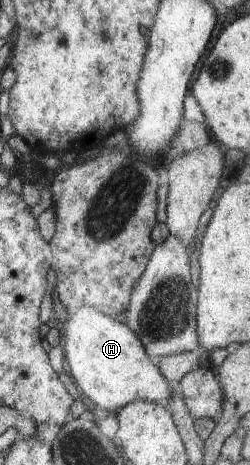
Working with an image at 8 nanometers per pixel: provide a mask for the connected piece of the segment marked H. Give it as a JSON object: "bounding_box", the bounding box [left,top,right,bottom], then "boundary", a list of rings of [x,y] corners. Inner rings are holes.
{"bounding_box":[64,307,177,411],"boundary":[[[81,307],[74,315],[68,316],[65,323],[66,340],[64,357],[66,371],[71,376],[80,394],[87,396],[98,408],[115,411],[135,401],[151,401],[158,404],[168,403],[172,392],[177,387],[168,382],[162,372],[150,361],[138,336],[125,324],[117,322],[109,315],[101,314],[95,309]]]}

